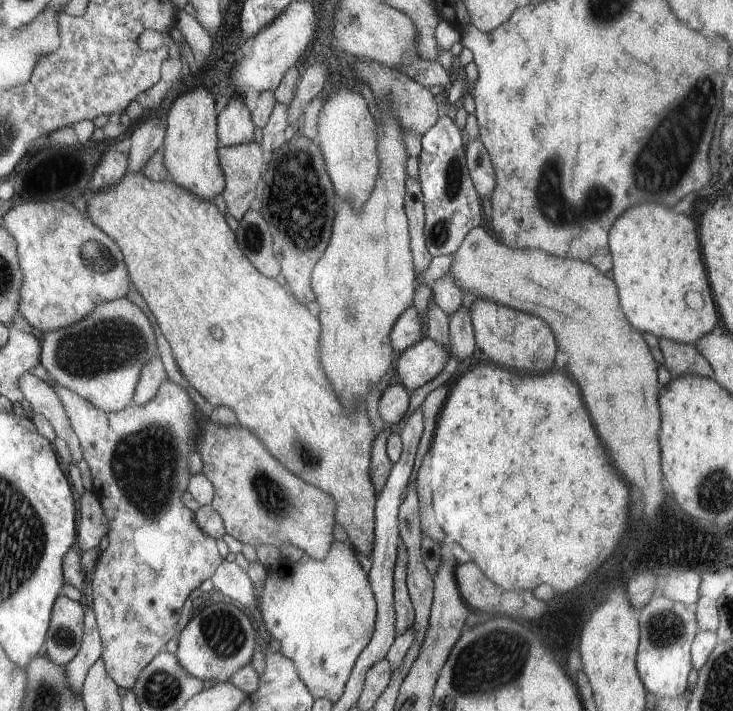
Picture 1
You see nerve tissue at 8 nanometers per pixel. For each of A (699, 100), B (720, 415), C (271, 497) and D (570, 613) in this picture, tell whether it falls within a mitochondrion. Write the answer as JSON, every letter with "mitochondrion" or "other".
{"A":"mitochondrion","B":"other","C":"mitochondrion","D":"other"}

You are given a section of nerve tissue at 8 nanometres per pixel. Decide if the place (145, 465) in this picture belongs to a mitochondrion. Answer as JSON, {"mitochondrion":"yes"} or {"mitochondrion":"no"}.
{"mitochondrion":"yes"}

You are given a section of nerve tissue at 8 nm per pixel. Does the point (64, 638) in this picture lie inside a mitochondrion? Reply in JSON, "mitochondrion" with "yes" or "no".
{"mitochondrion":"yes"}

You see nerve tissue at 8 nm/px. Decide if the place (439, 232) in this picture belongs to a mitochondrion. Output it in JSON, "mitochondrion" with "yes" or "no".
{"mitochondrion":"yes"}

